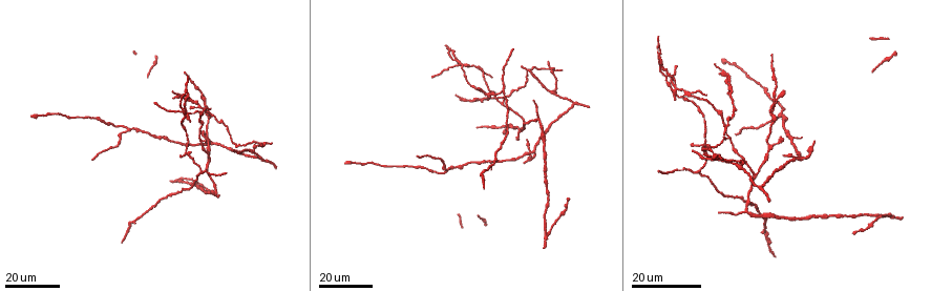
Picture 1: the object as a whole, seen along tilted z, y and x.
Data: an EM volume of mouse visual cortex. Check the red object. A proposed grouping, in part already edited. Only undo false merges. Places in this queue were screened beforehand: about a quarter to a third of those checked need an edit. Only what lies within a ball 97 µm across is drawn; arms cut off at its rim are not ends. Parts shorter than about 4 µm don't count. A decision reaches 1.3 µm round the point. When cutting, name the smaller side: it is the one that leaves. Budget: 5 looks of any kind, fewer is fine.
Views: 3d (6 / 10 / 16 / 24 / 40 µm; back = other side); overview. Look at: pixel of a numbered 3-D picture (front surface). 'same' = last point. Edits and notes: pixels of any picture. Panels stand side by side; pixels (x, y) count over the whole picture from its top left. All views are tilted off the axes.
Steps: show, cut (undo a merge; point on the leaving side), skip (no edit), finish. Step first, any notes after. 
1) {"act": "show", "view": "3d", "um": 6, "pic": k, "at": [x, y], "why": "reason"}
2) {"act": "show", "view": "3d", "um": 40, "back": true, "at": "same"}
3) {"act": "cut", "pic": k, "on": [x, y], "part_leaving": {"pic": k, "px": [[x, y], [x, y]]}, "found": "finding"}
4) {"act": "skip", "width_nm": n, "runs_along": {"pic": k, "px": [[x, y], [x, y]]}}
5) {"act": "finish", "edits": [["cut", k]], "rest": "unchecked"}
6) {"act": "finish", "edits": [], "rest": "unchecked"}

{"act": "show", "view": "3d", "um": 16, "pic": 1, "at": [127, 130], "why": "two arms in line, one across"}

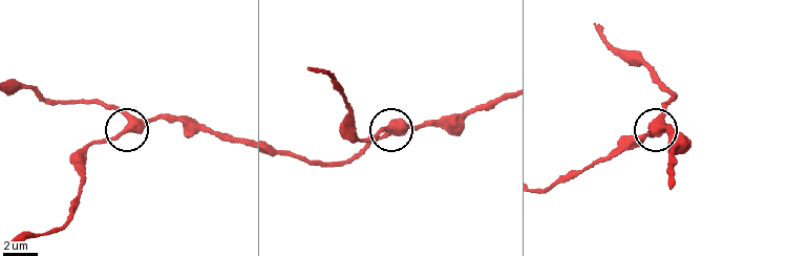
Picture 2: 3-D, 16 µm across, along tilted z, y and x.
{"act": "show", "view": "3d", "um": 10, "pic": 2, "at": [130, 124]}

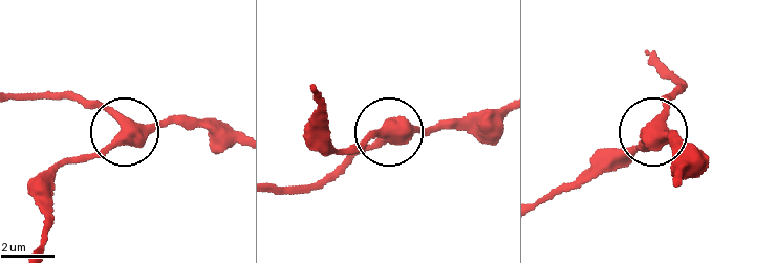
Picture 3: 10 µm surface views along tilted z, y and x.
{"act": "skip", "arms": 3, "runs_along": {"pic": 3, "px": [[675, 176], [670, 134], [657, 128], [634, 155]]}, "found": "continuous, no second neuron"}

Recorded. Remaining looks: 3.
{"act": "show", "view": "3d", "um": 24, "pic": 1, "at": [489, 162], "why": "three-way junction"}

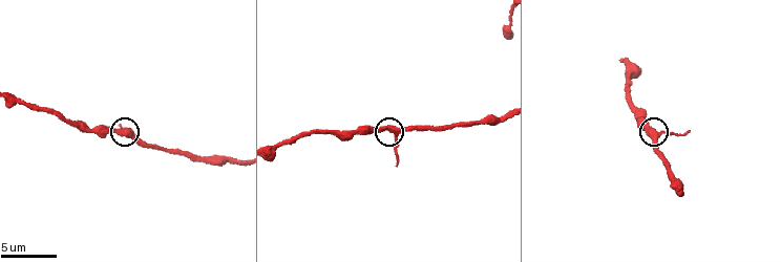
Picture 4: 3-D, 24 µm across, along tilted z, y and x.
{"act": "show", "view": "3d", "um": 10, "pic": 4, "at": [657, 132]}

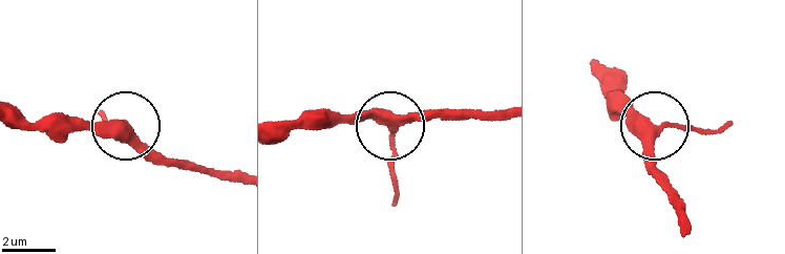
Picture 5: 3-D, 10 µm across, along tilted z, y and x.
{"act": "skip", "arms": 3, "runs_along": {"pic": 5, "px": [[680, 225], [653, 169], [652, 136], [721, 129]]}, "found": "continuous, no second neuron"}

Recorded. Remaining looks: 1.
{"act": "finish", "edits": [], "rest": "unchecked"}

